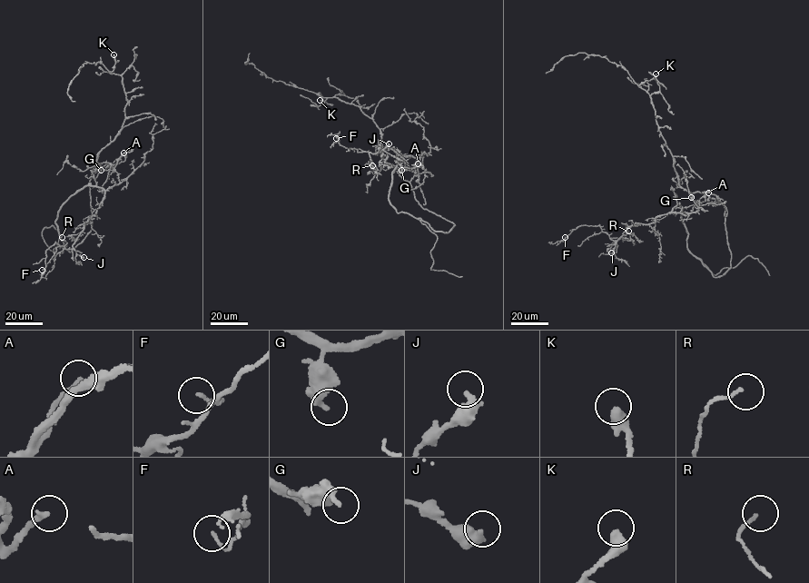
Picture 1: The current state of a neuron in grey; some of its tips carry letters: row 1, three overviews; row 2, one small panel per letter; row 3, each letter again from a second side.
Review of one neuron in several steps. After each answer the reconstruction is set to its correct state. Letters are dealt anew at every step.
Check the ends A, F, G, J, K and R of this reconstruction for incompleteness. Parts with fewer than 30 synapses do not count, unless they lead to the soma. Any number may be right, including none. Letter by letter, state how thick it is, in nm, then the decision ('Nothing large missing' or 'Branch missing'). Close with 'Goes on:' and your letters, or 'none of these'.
A: Thickness 240 nm. Branch missing
F: Thickness 110 nm. Nothing large missing
G: Thickness 400 nm. Nothing large missing
J: Thickness 440 nm. Nothing large missing
K: Thickness 480 nm. Nothing large missing
R: Thickness 90 nm. Nothing large missing
Goes on: A

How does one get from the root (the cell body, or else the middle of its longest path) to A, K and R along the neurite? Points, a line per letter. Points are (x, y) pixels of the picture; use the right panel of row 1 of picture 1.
A: (692, 192), (699, 192), (710, 196), (705, 201), (708, 192)
K: (692, 192), (679, 185), (673, 157), (658, 129), (651, 99), (639, 85), (656, 74)
R: (692, 192), (710, 196), (688, 214), (670, 212), (630, 225), (616, 242), (610, 238), (630, 240), (628, 231)

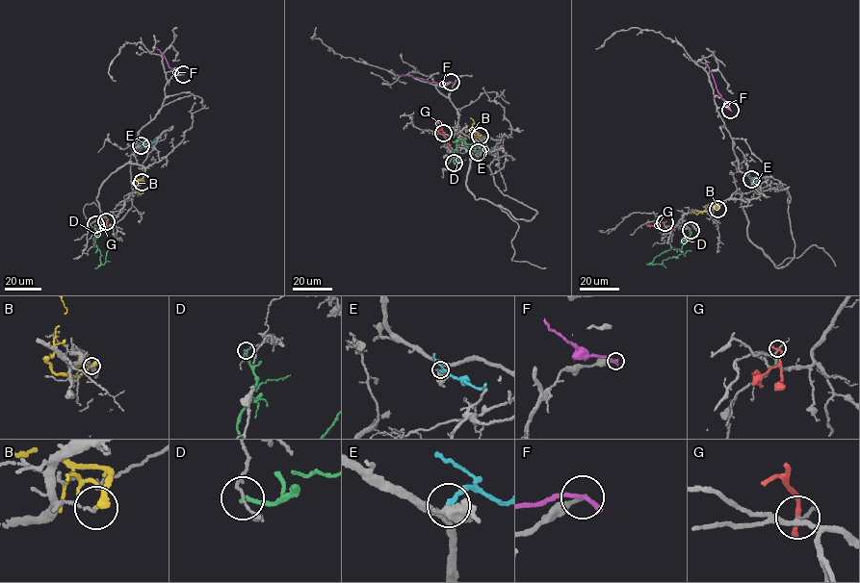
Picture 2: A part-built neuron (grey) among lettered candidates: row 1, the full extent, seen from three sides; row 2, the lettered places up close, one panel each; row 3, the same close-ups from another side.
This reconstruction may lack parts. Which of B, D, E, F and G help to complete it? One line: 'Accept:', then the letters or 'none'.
Accept: none

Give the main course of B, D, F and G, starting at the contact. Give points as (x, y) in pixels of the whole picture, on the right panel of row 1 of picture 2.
B: (717, 209), (718, 205), (711, 203), (696, 215), (692, 211)
D: (690, 230), (681, 249), (664, 251), (654, 258), (652, 264), (662, 264), (669, 258), (690, 250)
F: (730, 110), (716, 88), (707, 63)
G: (664, 222), (656, 224), (661, 228), (675, 231)

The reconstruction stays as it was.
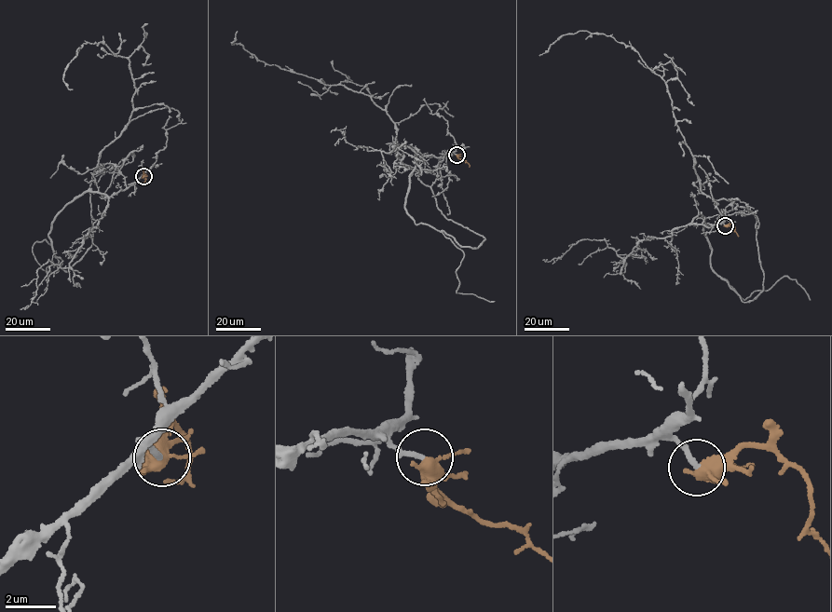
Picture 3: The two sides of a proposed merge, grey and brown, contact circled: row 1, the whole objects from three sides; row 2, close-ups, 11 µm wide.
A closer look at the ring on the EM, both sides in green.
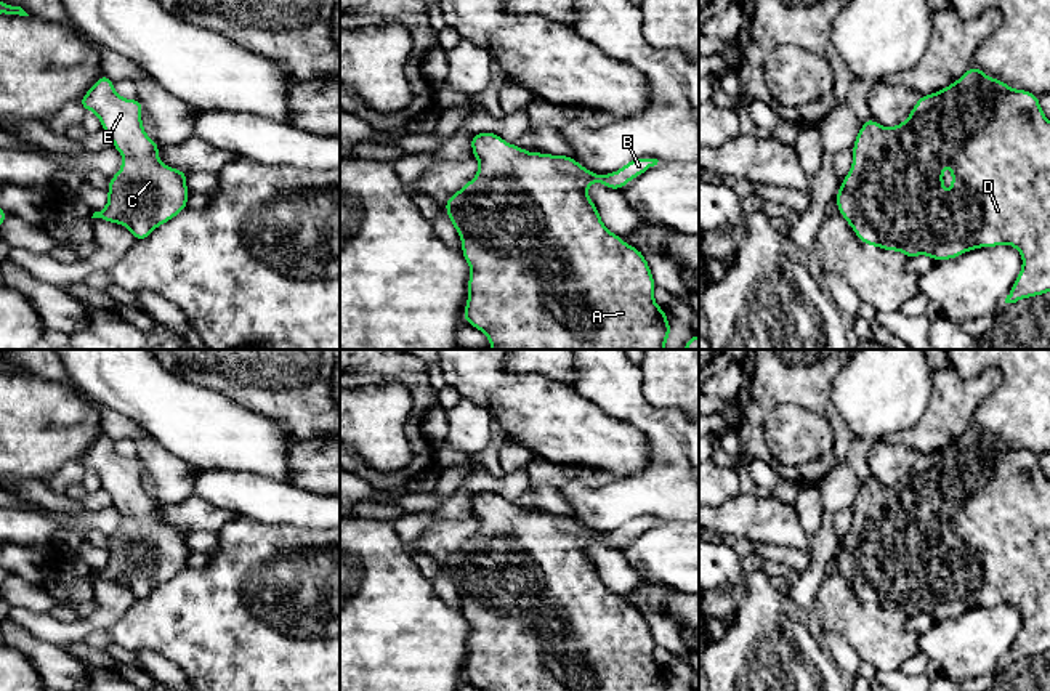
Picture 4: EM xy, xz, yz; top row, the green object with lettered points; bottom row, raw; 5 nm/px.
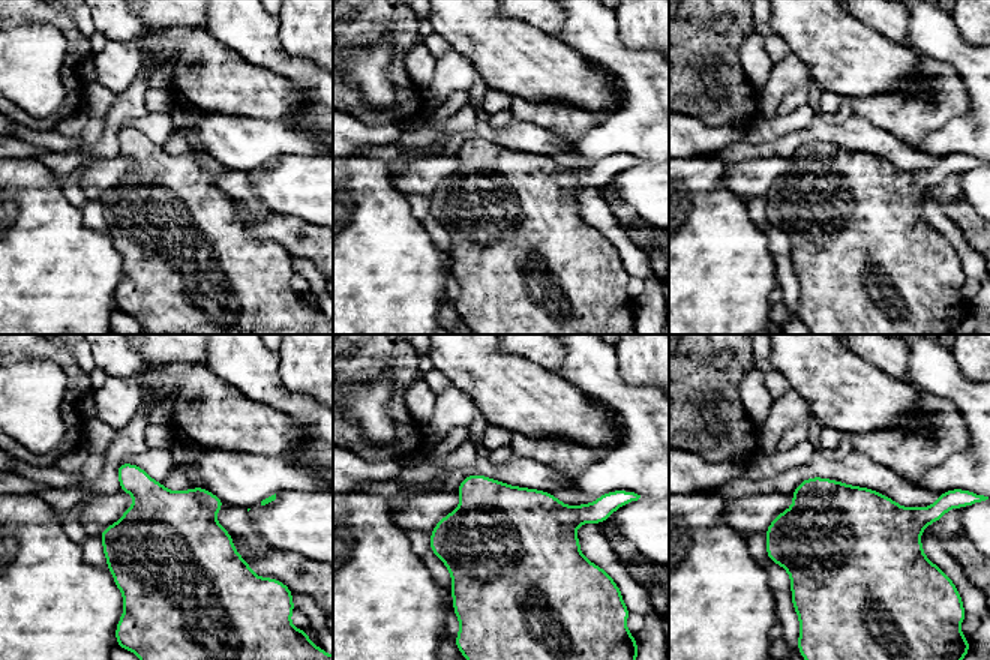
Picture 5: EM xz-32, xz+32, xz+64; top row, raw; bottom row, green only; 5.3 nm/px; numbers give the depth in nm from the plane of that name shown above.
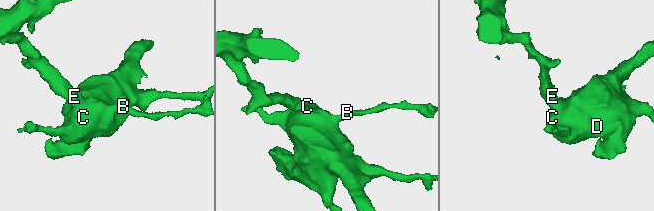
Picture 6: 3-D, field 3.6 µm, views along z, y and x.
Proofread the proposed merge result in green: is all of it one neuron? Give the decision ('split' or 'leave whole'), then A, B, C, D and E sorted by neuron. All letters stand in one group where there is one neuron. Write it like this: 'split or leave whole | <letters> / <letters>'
leave whole | A B C D E

